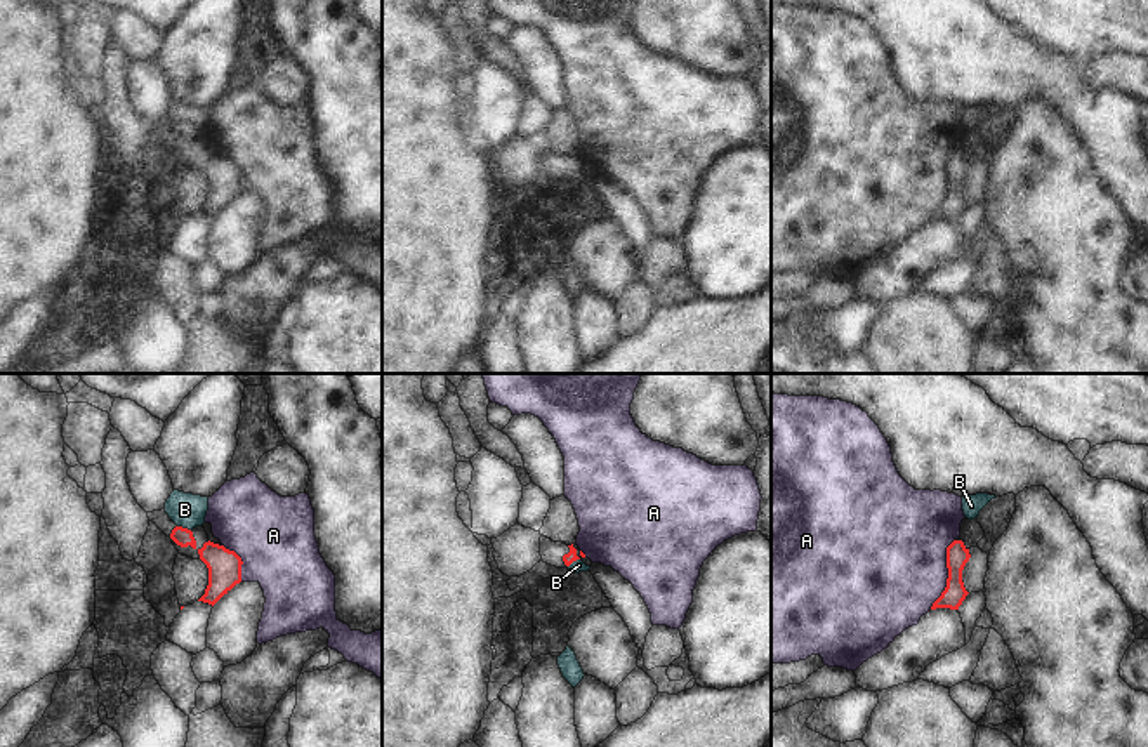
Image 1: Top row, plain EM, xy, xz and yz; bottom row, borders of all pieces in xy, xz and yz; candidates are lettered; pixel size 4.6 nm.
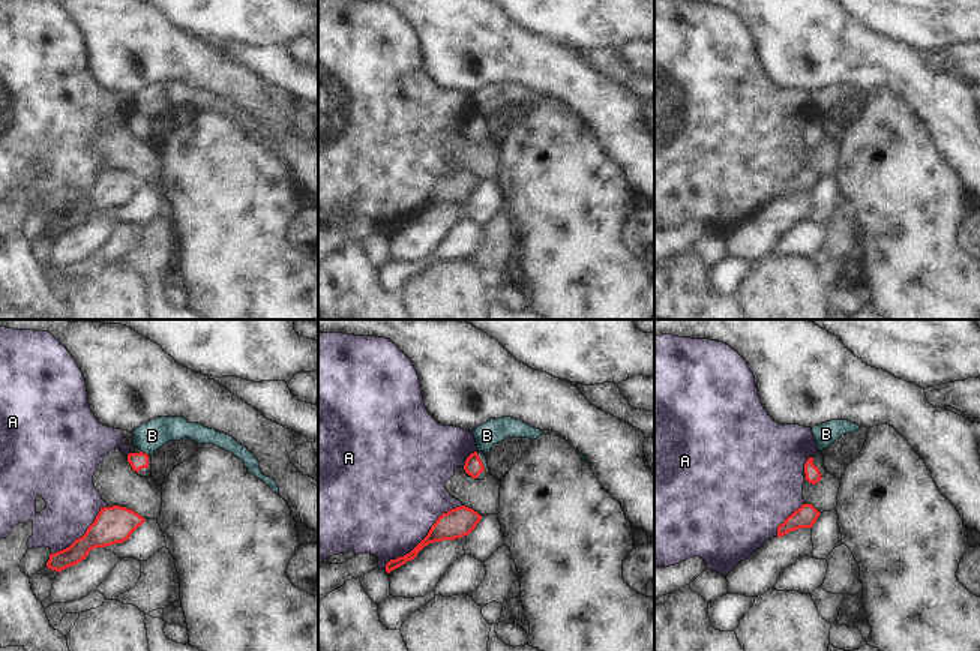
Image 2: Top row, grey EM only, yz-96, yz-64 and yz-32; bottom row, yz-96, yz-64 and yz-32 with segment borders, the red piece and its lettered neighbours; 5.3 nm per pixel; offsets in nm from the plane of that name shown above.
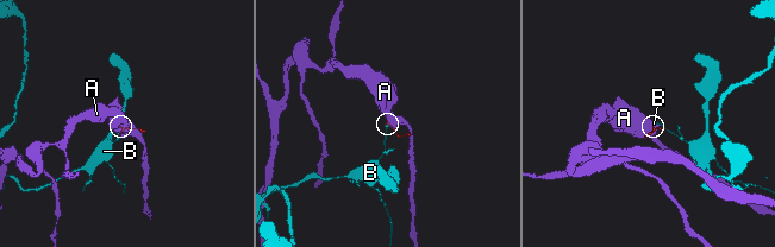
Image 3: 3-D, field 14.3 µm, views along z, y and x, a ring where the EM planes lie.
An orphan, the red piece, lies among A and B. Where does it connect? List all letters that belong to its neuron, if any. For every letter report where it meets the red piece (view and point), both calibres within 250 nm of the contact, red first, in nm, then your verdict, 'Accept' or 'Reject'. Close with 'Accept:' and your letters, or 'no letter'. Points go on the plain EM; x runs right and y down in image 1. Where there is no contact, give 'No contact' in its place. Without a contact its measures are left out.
A: Touches red at yz (949, 185). Thickness 100 nm (red) against 480 nm. Reject
B: Touches red at xy (184, 139). Thickness 90 nm (red) against 160 nm. Reject
Accept: no letter

